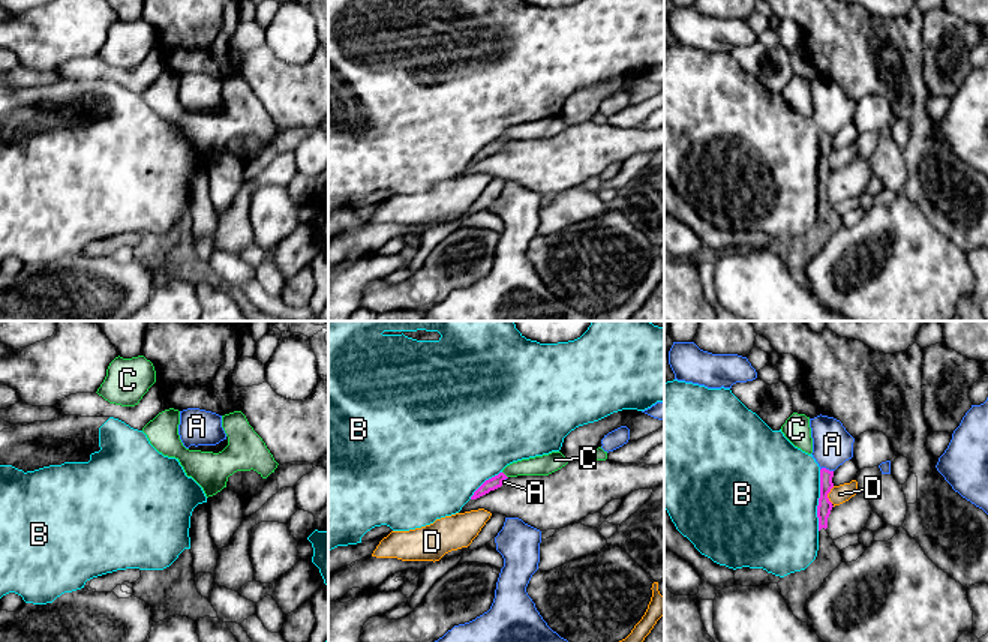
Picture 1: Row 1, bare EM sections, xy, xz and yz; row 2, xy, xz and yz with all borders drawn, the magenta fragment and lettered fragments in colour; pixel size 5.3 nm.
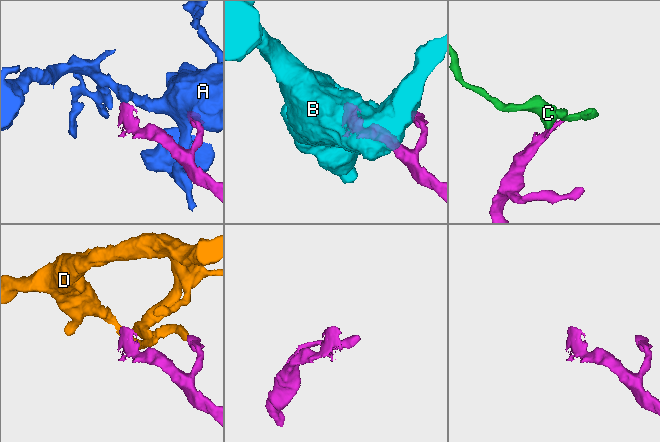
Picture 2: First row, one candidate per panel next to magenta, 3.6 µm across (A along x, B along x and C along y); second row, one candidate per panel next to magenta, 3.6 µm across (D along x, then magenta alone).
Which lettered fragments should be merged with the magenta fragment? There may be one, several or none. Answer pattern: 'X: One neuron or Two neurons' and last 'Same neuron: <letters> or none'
A: Two neurons
B: Two neurons
C: Two neurons
D: Two neurons
Same neuron: none

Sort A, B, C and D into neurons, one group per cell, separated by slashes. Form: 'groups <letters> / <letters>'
groups A / B / C / D

